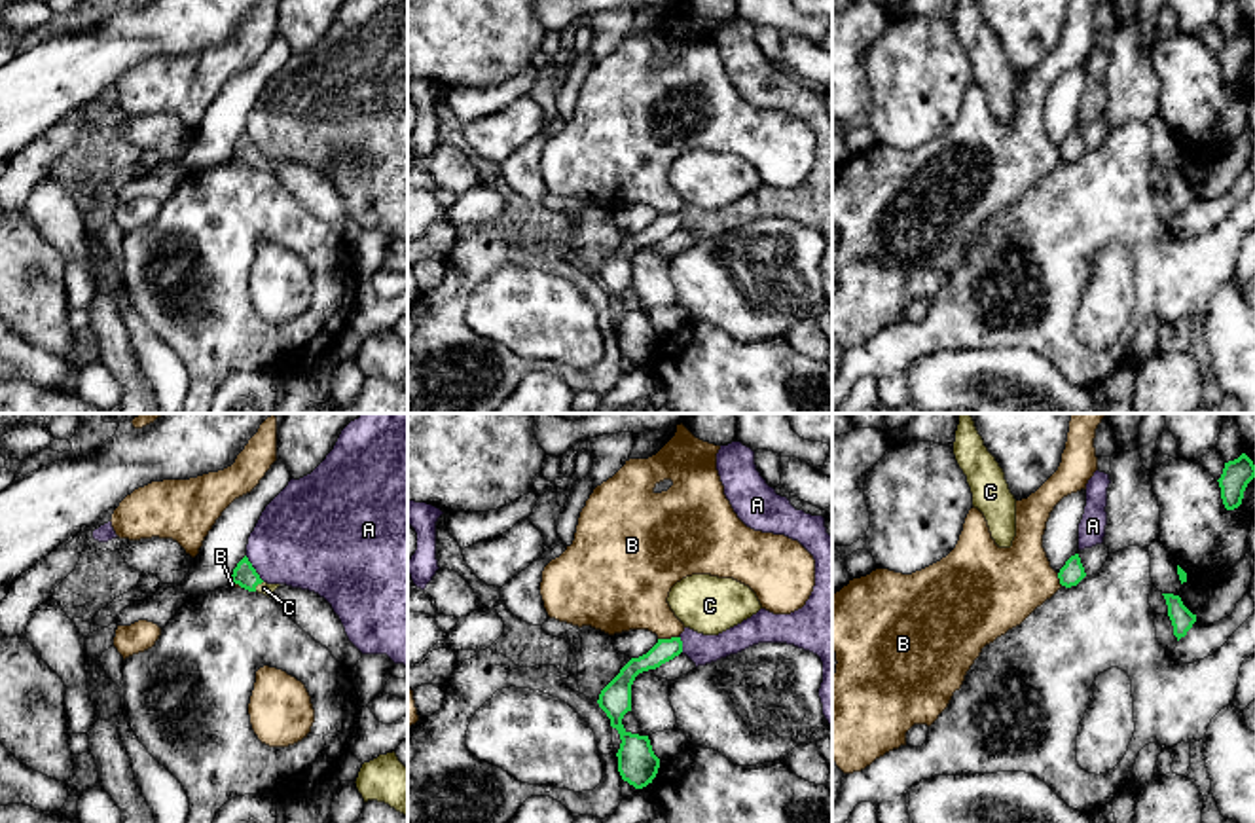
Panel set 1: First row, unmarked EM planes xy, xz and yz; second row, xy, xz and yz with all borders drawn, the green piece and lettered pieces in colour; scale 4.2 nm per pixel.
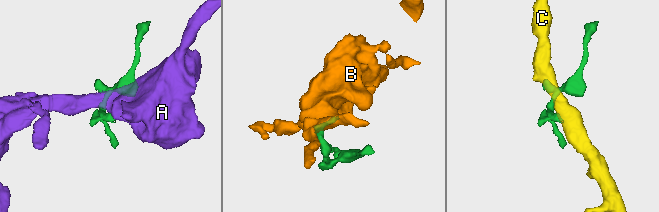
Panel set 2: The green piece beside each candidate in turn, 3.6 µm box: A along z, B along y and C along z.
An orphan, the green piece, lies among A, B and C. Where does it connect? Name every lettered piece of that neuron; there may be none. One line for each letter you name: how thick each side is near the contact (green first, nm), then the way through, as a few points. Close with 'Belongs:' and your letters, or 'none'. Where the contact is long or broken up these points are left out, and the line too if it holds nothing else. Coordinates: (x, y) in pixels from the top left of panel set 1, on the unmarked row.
C: calibres 100 and 50 nm; way xy (245, 150), (256, 160), (264, 164)
Belongs: C

